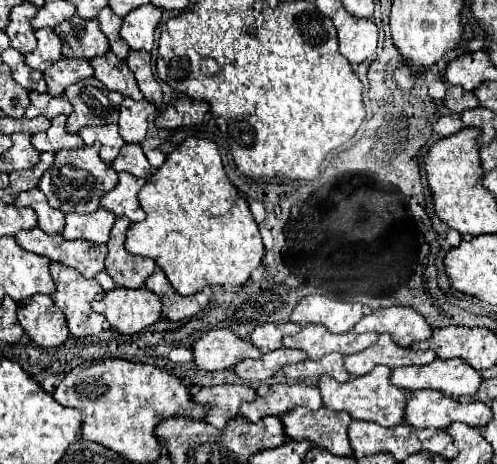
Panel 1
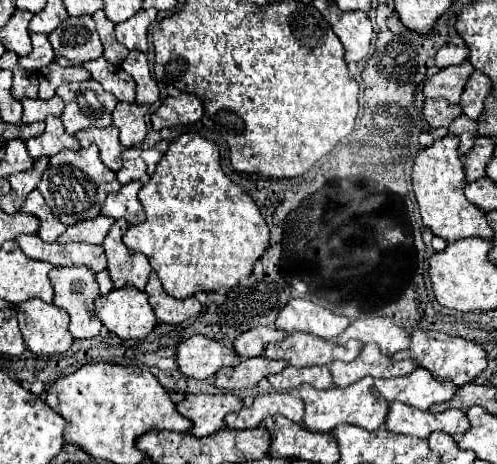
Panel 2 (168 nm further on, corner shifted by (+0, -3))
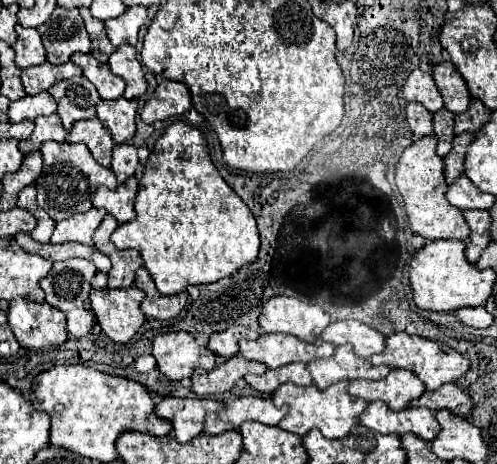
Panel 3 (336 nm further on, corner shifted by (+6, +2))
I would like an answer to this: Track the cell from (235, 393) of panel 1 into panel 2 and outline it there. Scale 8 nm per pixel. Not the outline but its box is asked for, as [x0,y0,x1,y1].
[177,392,243,436]

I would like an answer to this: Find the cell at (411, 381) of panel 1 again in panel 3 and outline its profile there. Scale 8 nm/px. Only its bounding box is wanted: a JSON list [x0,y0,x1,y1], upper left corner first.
[347,369,425,411]

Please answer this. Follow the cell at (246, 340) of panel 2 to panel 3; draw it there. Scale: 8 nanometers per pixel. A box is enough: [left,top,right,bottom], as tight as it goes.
[207,331,239,359]

